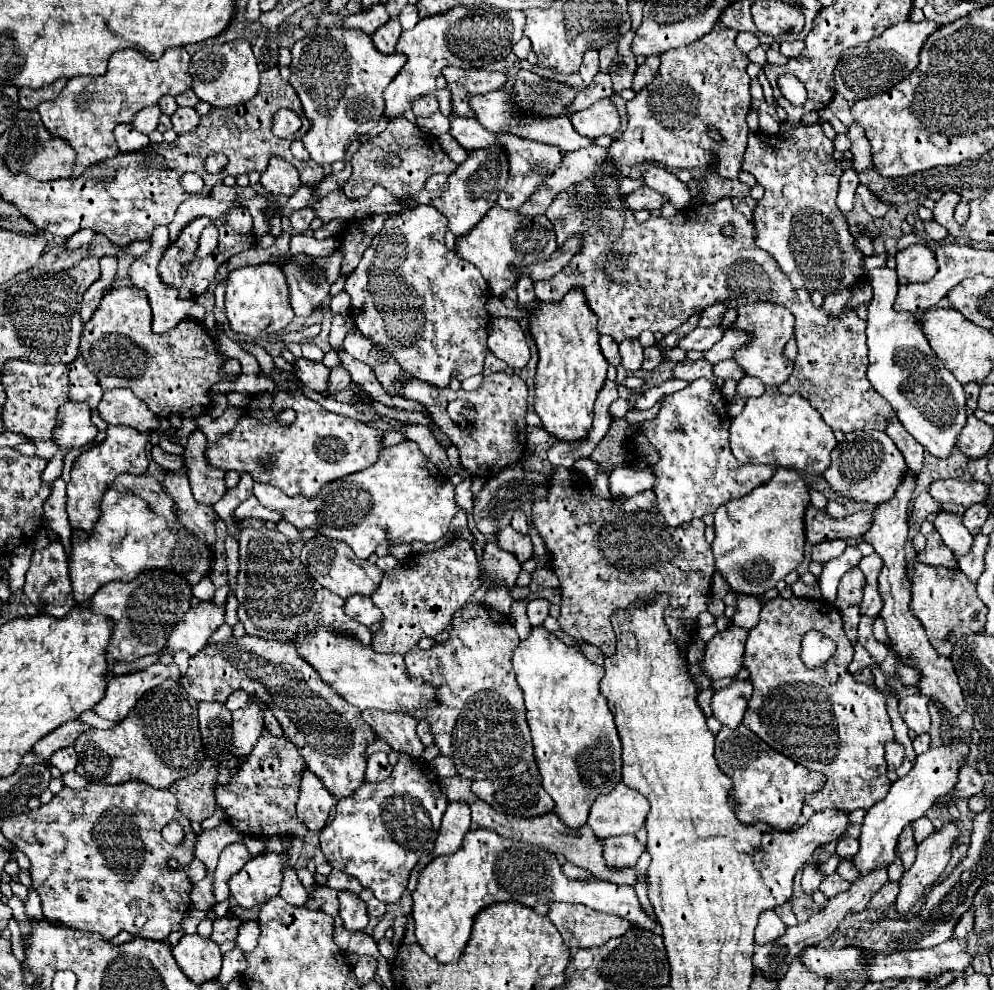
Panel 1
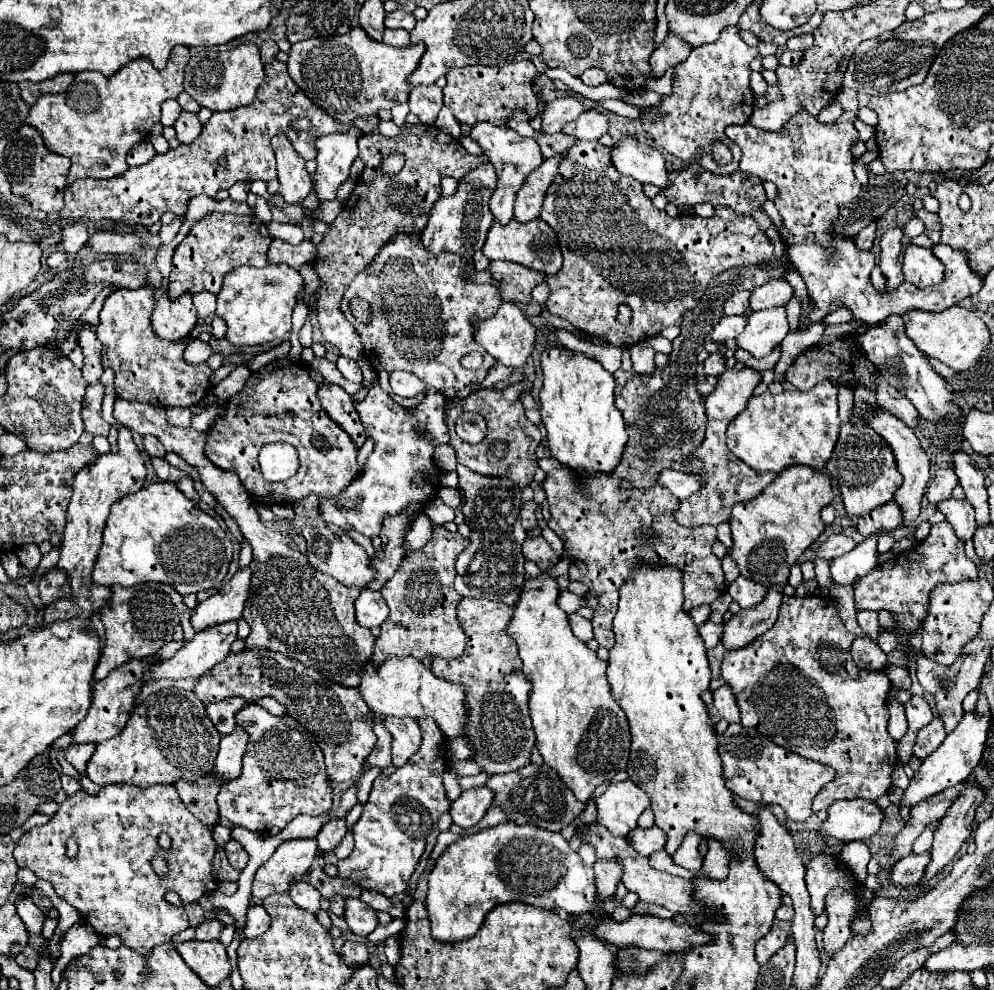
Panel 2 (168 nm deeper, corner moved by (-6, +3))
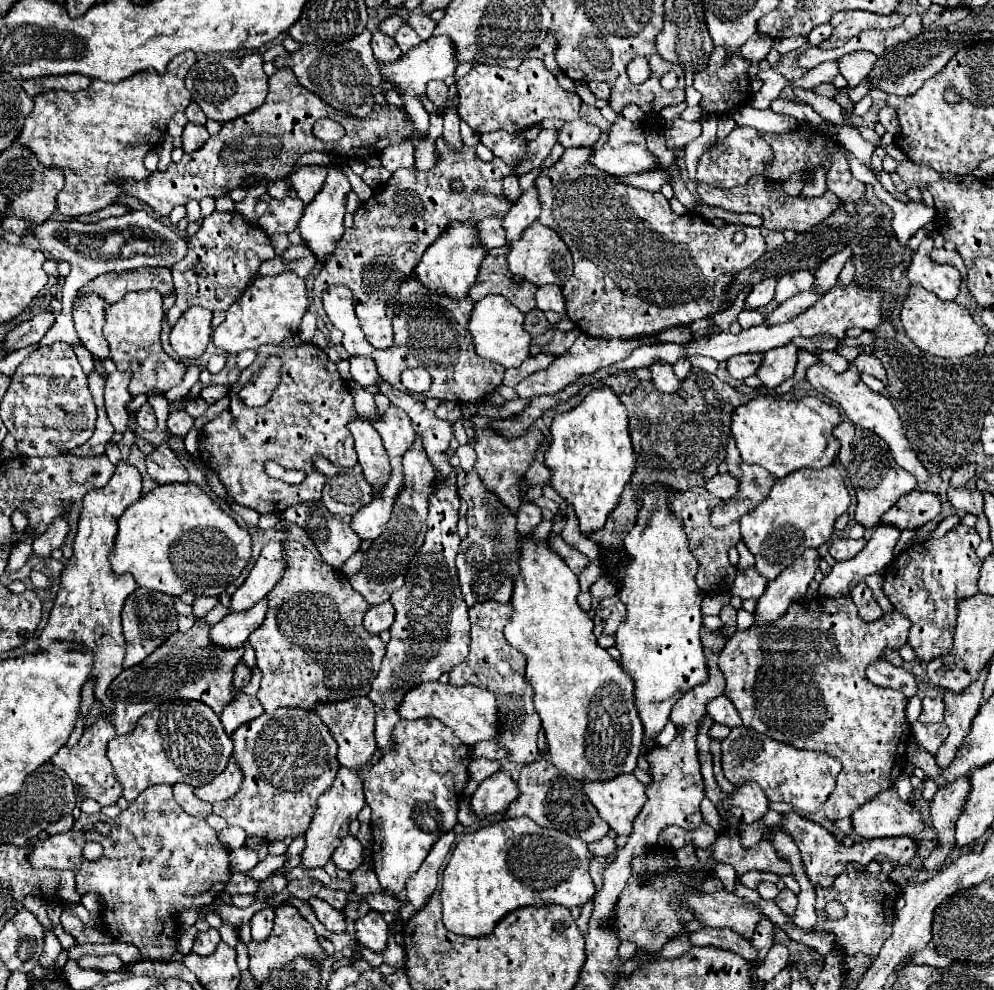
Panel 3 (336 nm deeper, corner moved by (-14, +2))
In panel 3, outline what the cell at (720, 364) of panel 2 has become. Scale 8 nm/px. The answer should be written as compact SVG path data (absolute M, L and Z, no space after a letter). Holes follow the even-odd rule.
M738 354L726 360L726 370L732 378L744 380L752 374L756 374L756 368L760 366L762 354Z

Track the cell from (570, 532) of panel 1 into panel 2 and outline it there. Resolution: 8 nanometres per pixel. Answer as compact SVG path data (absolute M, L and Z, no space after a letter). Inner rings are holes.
M568 469L548 473L544 483L552 515L548 527L566 543L570 555L584 563L584 567L570 567L570 579L586 583L590 593L598 595L592 625L596 641L606 649L614 647L612 619L616 615L618 589L634 573L634 561L638 559L648 559L654 565L678 565L682 569L686 611L702 603L712 603L726 591L722 563L712 553L716 529L710 525L678 525L674 511L680 501L662 485L654 483L648 489L622 491L620 483L622 479L616 475L594 475L586 481L578 481Z

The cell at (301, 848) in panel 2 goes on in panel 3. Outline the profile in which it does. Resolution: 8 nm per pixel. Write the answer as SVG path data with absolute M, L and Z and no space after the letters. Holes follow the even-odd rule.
M340 768L338 776L336 776L336 782L332 784L332 790L328 790L328 794L320 796L316 818L312 818L312 824L306 830L306 848L300 854L300 866L322 868L330 860L334 848L340 844L344 834L348 834L350 820L354 820L358 816L362 806L364 806L364 794L362 794L360 776L352 770Z

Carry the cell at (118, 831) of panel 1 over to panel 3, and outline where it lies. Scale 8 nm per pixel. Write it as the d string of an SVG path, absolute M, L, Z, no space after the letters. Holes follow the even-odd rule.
M152 786L144 790L134 802L128 804L126 810L120 812L118 818L110 820L102 812L98 814L82 814L76 820L74 828L62 834L48 836L38 840L28 854L28 864L32 868L50 868L50 870L76 870L76 890L78 894L94 892L104 902L101 919L112 938L134 944L144 960L170 960L178 952L178 912L184 908L202 910L210 906L220 892L224 892L230 878L230 862L228 850L220 844L216 832L206 824L206 820L198 820L182 810L176 802L170 786ZM104 820L112 826L112 836L100 836L92 830L94 822ZM86 842L100 842L104 846L104 854L98 860L86 860L82 856L82 848Z

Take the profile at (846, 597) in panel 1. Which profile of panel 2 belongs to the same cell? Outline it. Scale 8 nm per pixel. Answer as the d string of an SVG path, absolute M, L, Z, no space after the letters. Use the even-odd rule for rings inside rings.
M948 521L932 525L928 537L916 543L912 549L896 555L894 561L886 561L872 569L866 577L854 583L854 599L856 609L862 611L890 611L894 615L894 623L902 645L908 645L910 637L922 627L924 617L928 613L928 597L934 585L942 583L958 583L966 579L976 579L978 567L964 555L964 541L960 541Z

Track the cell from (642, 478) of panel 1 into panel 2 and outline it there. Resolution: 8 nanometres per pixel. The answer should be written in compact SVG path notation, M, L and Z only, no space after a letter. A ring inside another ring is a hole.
M672 469L662 471L658 483L670 489L670 493L676 495L678 499L686 499L692 493L698 493L698 489L702 489L702 481L698 475L688 475L688 473L680 473Z

